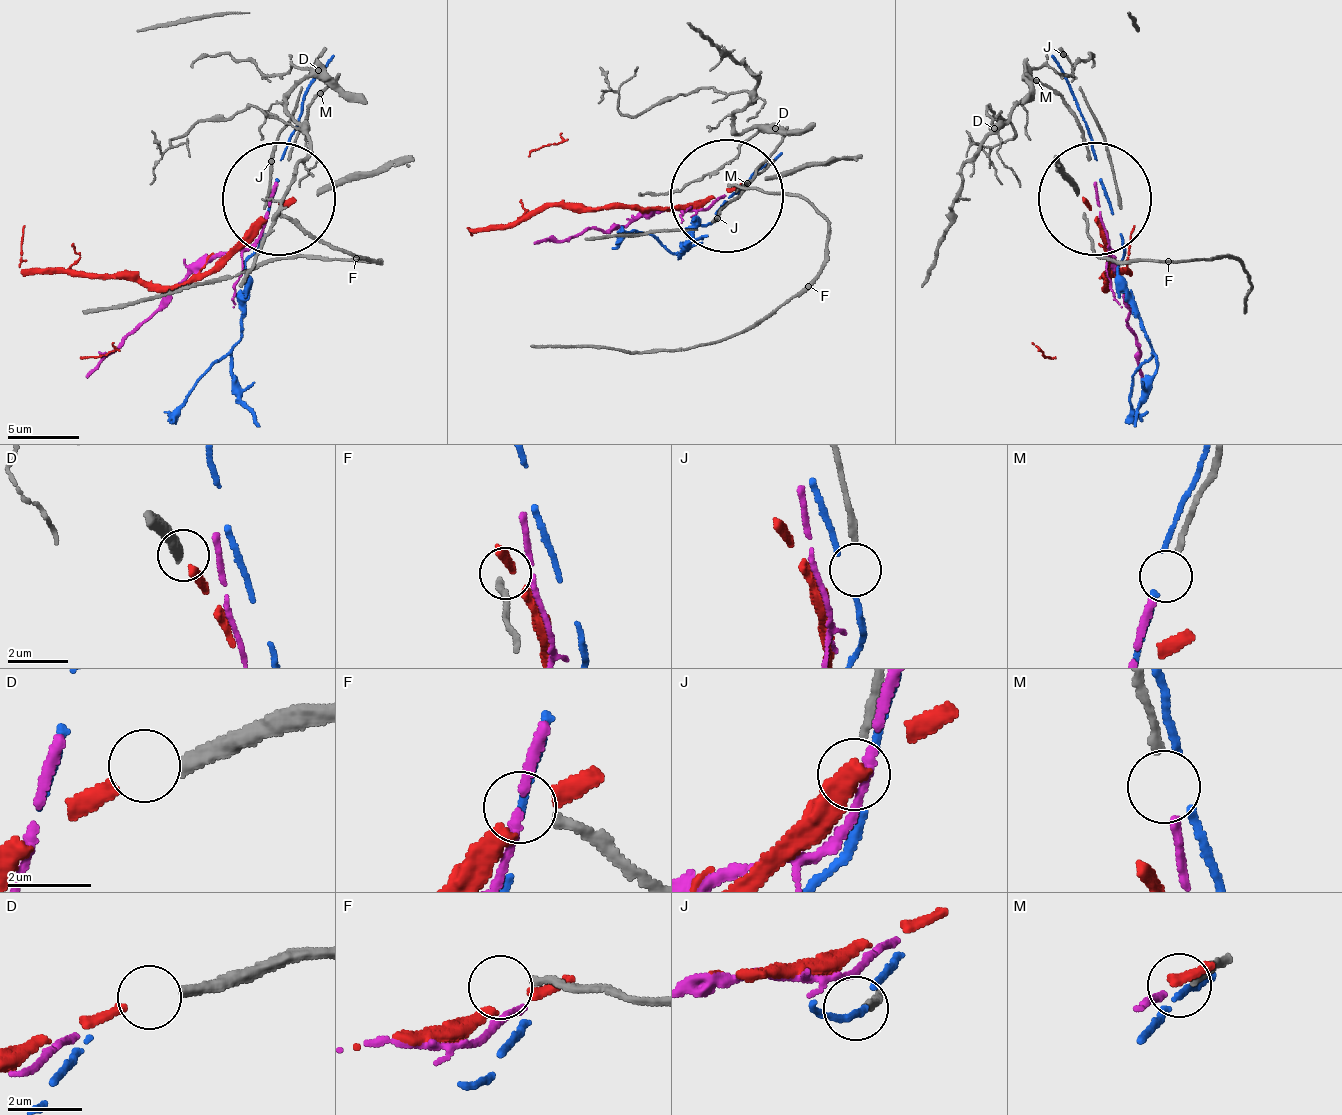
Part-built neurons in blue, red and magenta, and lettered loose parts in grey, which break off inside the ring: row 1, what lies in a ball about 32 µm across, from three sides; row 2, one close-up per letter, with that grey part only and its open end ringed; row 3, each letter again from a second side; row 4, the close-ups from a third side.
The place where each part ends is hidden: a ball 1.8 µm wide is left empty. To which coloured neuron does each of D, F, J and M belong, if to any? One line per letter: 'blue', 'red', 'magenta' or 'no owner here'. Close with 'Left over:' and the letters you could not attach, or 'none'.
D: red
F: no owner here
J: no owner here
M: magenta
Left over: F, J

